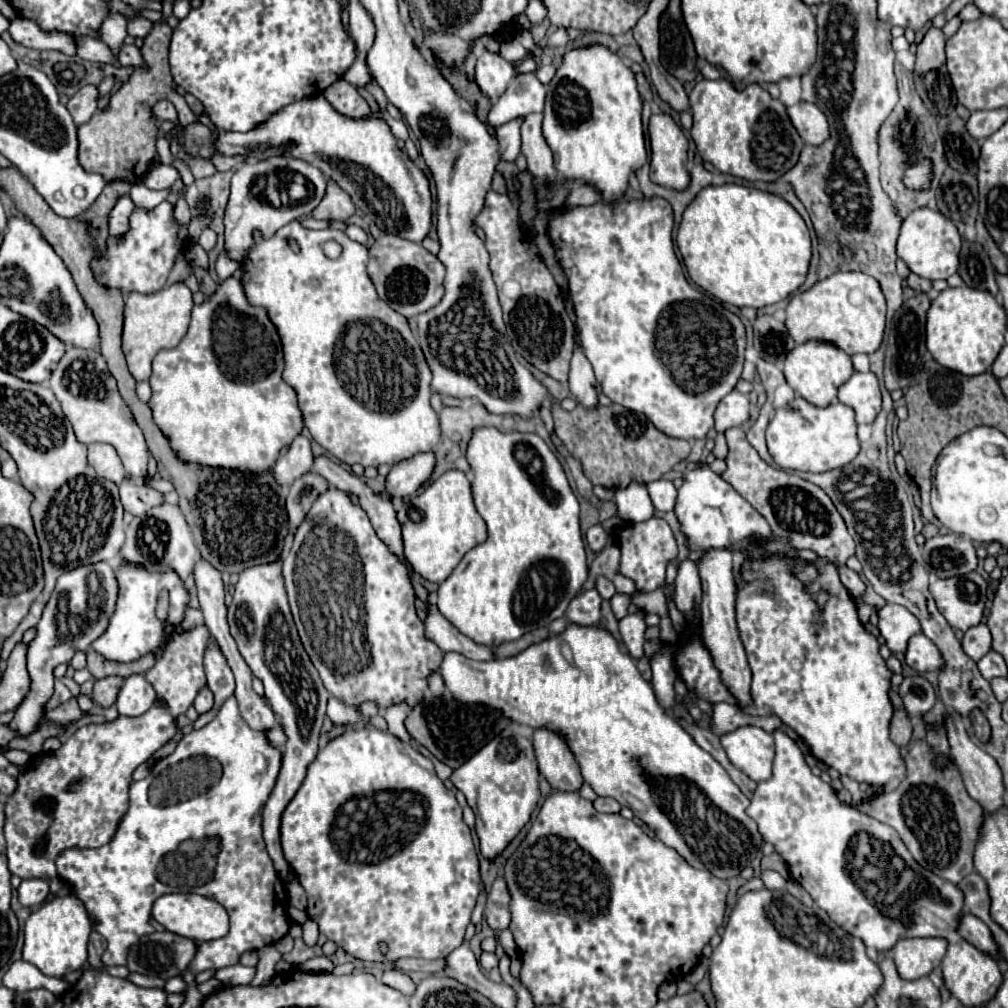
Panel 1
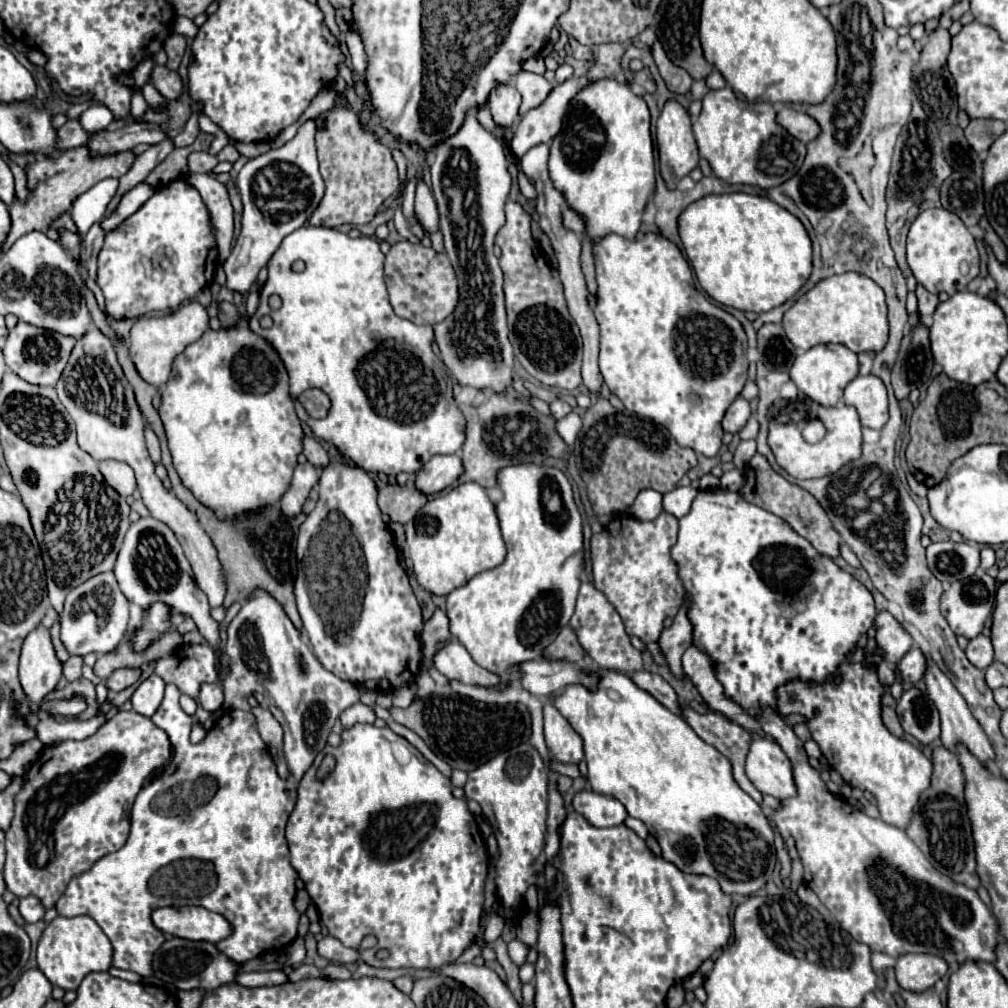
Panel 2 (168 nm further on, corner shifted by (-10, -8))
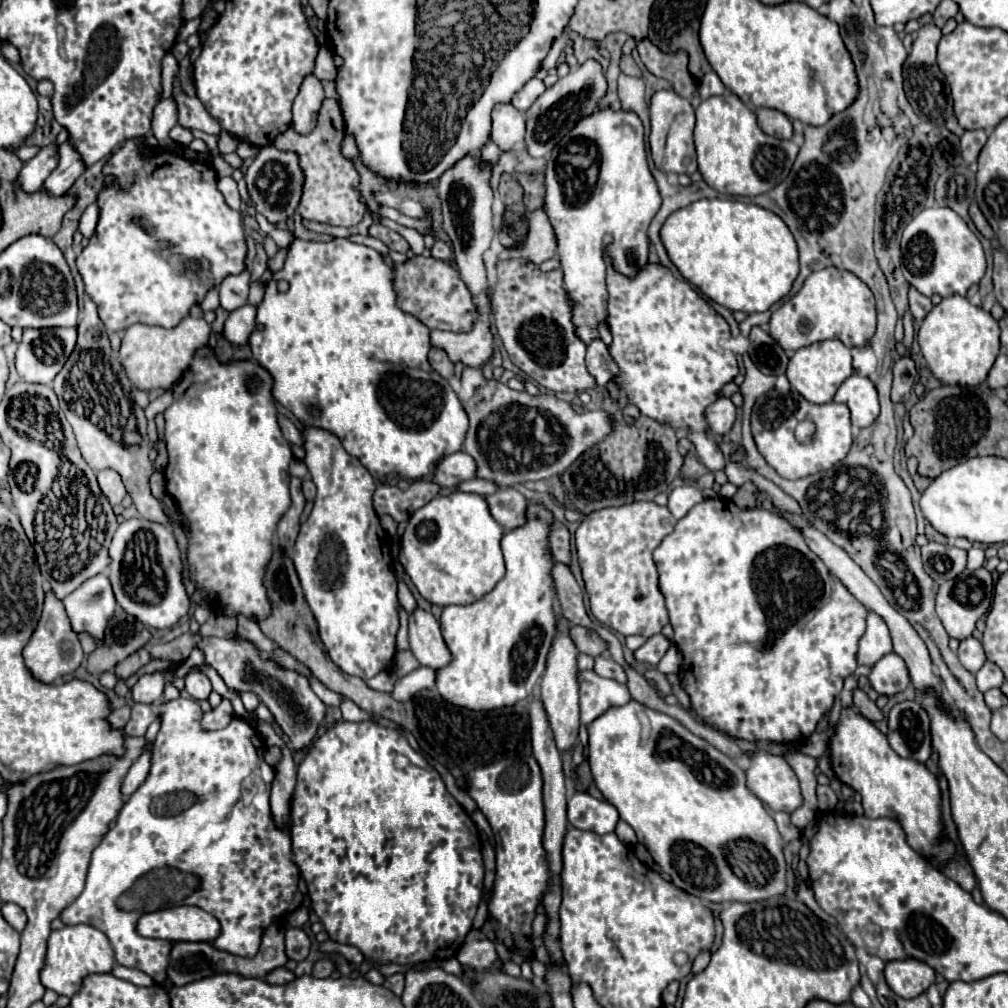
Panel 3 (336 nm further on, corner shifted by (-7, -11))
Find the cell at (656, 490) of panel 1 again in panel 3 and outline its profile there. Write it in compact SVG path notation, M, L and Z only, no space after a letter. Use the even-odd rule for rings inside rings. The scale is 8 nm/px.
M680 486L680 488L674 488L668 494L668 510L678 520L678 518L684 518L700 500L704 500L700 488L696 488L696 486Z

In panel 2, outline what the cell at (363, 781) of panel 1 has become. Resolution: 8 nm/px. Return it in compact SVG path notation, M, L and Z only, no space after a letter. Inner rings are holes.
M355 725L351 729L345 729L341 733L343 743L339 747L325 747L311 769L303 775L299 789L297 789L297 805L289 817L287 823L287 843L291 849L291 865L299 873L299 877L305 883L305 889L313 903L317 905L321 923L327 927L329 935L339 939L345 947L357 949L361 959L371 967L389 967L389 969L435 969L447 963L453 963L471 943L475 941L475 935L479 931L479 919L484 905L484 887L489 868L489 857L485 846L485 840L480 831L474 815L471 815L467 803L463 799L455 799L451 793L451 781L443 773L437 771L435 765L431 765L423 755L417 751L406 739L397 737L391 729L375 727L375 725ZM325 755L335 757L335 769L323 779L317 781L317 769ZM367 935L377 937L377 945L371 949L361 949L361 941ZM381 949L389 951L387 959L379 959L377 953Z

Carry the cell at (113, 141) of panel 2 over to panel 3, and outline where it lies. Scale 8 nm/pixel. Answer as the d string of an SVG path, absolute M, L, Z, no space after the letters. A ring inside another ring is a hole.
M66 140L60 146L60 162L54 168L54 172L44 180L42 190L48 192L50 196L62 196L66 194L66 190L74 184L74 180L86 170L86 166L82 164L80 156L76 154L76 150L70 146L70 142Z

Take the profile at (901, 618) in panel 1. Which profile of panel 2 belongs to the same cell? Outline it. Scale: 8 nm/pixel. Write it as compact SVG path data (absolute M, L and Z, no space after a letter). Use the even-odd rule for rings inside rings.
M889 611L877 613L875 625L877 625L875 637L877 637L879 647L883 647L885 651L885 661L899 663L913 645L911 633Z

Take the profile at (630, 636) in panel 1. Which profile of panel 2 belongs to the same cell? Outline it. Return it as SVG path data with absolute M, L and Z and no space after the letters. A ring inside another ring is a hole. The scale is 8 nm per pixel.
M661 513L653 521L639 521L631 515L619 515L603 529L603 533L593 535L591 539L595 587L613 603L613 607L623 619L627 633L637 635L643 641L643 645L649 645L659 639L665 617L675 617L685 597L683 581L679 581L679 567L671 557L671 545L675 545L675 541L677 541L677 519L669 513Z

